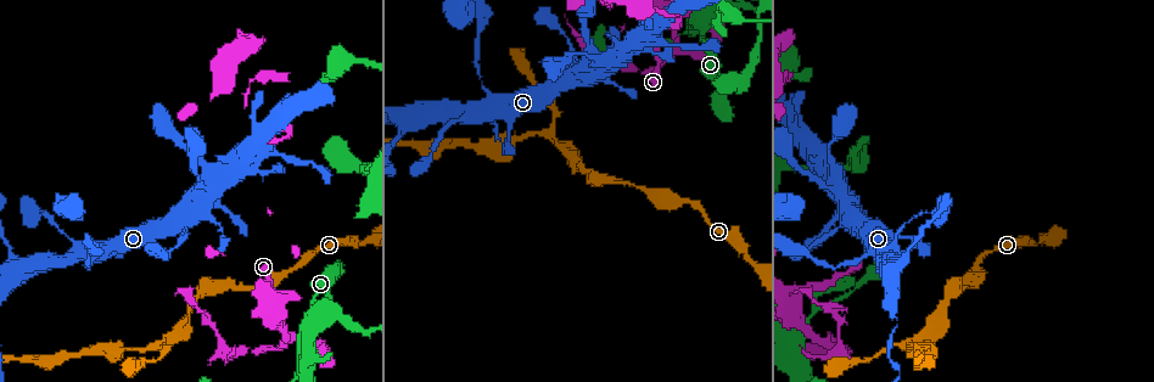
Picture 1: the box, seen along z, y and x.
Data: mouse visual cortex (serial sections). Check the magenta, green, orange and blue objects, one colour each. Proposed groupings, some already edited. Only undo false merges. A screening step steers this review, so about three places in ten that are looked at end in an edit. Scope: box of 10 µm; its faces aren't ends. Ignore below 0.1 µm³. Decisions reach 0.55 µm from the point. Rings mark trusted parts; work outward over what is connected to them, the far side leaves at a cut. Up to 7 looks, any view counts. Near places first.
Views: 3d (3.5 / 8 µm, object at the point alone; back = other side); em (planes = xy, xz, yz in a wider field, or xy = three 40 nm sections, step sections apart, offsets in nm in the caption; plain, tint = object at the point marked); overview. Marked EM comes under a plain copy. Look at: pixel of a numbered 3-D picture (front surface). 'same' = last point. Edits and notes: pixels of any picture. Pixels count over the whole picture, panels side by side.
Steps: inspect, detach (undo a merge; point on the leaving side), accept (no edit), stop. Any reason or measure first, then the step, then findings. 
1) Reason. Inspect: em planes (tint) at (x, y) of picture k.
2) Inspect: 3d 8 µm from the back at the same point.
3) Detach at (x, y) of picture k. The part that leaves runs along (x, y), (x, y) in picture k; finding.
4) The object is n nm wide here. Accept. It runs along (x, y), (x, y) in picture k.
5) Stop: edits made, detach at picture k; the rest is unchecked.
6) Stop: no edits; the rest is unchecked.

Calibre changes. Inspect: 3d 8 µm at (550, 133) of picture 1.

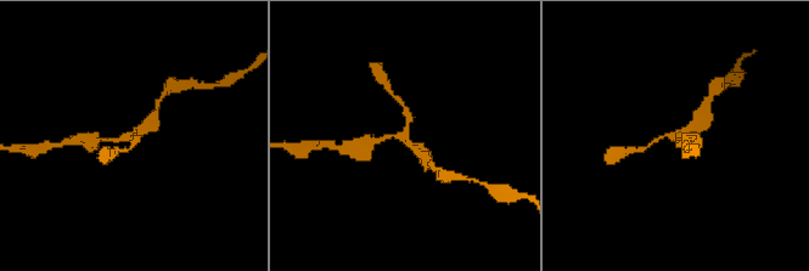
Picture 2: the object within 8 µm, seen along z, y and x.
3 arms meet here; the arms are 150, 150, 250 nm wide; shape alone is not enough. Inspect: em xy step 1 (tint) at the same point.

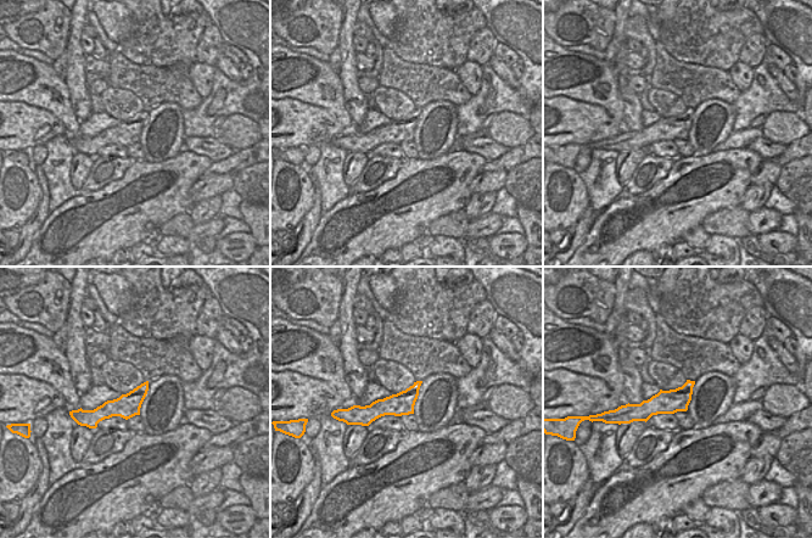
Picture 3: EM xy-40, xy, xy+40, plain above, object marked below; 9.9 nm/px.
The object is 220 nm wide here. Accept. It runs along (690, 384), (671, 402), (627, 410) in picture 3; all the same cell.

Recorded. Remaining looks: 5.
Inspect: 3d 8 µm at (675, 47) of picture 1.

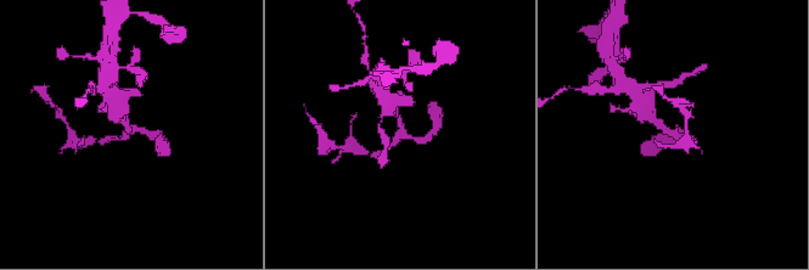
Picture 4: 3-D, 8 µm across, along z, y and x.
3 arms meet here; the arms are 150, 200, 250 nm wide. Inspect: em xy step 3 (tint) at the same point.

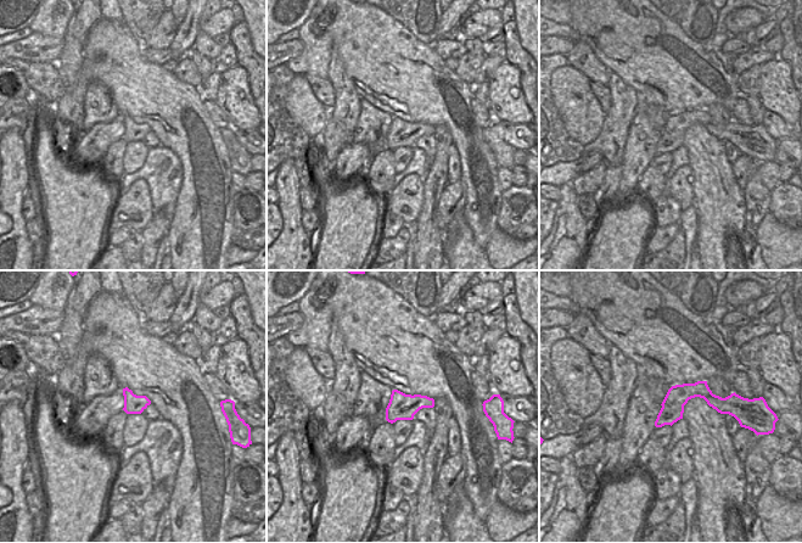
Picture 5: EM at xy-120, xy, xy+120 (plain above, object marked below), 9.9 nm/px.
Detach at (90, 140) of picture 4. The part that leaves runs along (117, 138), (84, 145), (74, 140) in picture 4; two cells meet here.

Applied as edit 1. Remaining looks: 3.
Thin arm on a thick one. Inspect: 3d 3.5 µm at (473, 111) of picture 1.

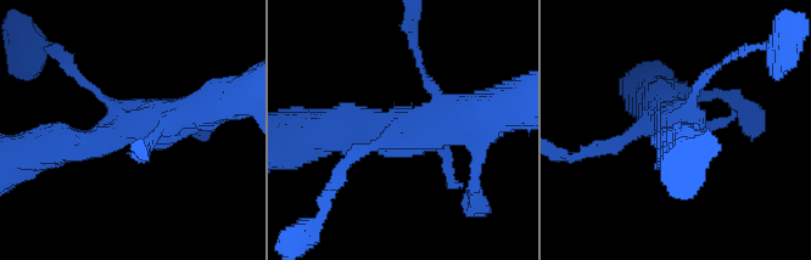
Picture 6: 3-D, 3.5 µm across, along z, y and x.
Shape alone is not enough. Inspect: em xy step 3 (tint) at (133, 127) of picture 6.

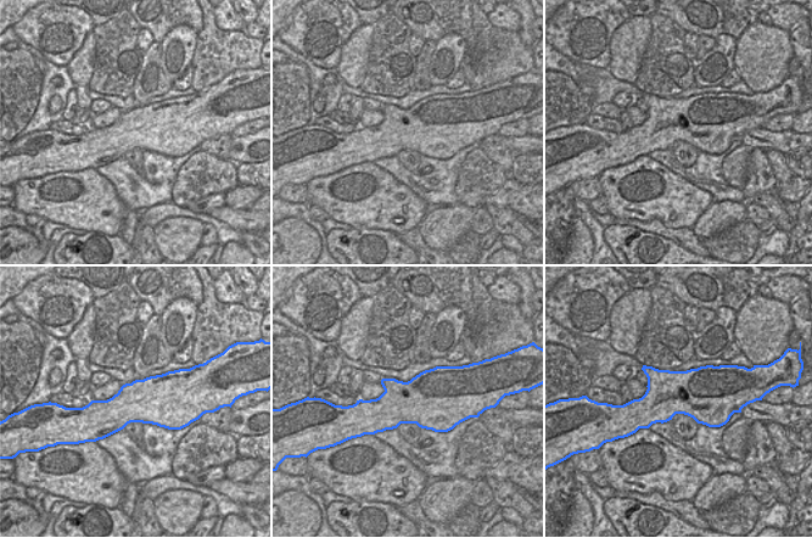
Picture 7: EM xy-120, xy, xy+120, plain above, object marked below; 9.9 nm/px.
Inspect: em planes (tint) at the same point.

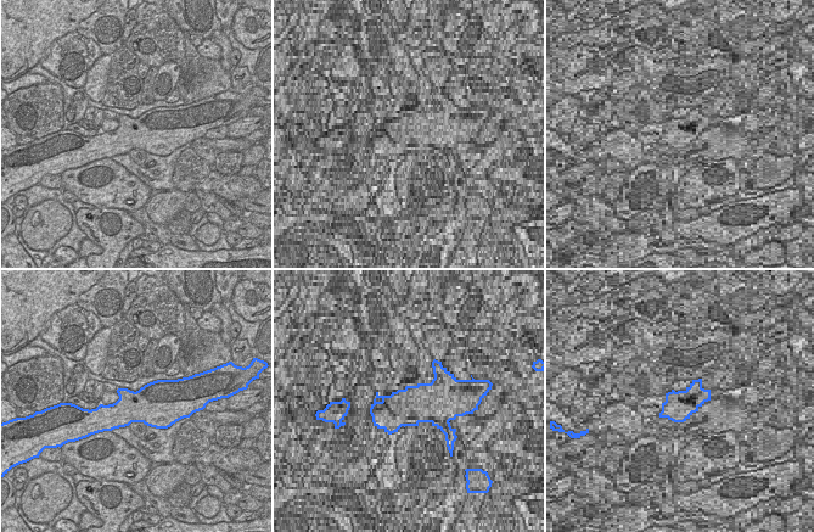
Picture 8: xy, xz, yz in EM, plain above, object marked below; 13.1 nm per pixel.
Accept. It runs along (207, 103), (158, 126), (54, 145) in picture 6; one cell here.

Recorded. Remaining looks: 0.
Stop: edits made, detach at picture 4; the rest is unchecked.

